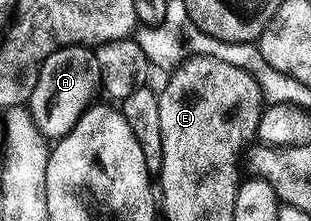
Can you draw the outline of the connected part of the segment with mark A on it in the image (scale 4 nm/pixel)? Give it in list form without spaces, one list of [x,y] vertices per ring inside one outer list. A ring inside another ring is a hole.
[[[86,45],[61,47],[49,55],[38,68],[38,80],[28,104],[39,131],[50,141],[63,139],[95,102],[94,94],[99,94],[101,85],[100,61],[96,61],[96,50]]]

